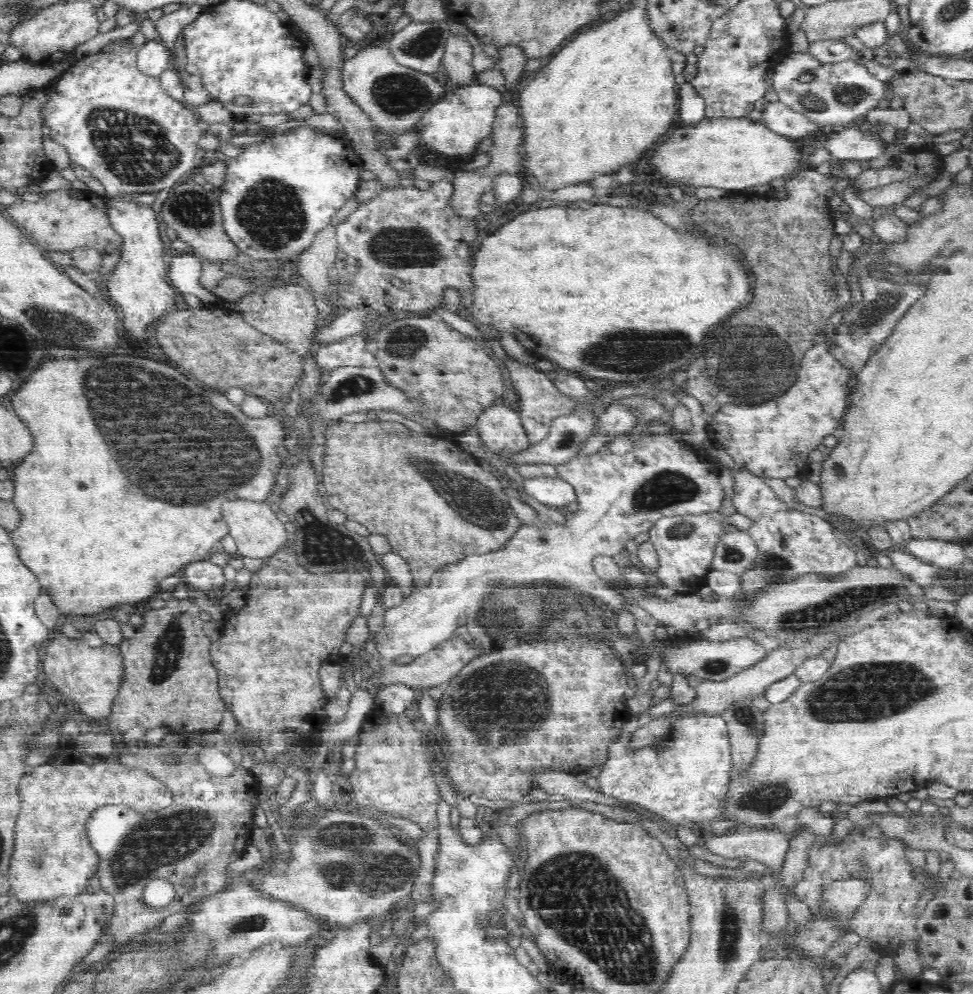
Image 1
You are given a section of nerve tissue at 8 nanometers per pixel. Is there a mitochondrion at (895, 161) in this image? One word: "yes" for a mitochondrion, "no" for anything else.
no

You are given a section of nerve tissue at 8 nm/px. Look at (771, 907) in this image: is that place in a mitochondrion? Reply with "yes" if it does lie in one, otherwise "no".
no

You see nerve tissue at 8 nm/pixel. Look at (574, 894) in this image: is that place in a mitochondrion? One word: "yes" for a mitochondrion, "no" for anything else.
yes

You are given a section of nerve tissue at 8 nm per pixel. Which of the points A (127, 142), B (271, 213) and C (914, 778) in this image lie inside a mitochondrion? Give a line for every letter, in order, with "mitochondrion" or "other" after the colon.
A: mitochondrion
B: mitochondrion
C: other

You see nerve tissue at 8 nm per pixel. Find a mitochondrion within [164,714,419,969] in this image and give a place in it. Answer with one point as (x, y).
(347, 856)

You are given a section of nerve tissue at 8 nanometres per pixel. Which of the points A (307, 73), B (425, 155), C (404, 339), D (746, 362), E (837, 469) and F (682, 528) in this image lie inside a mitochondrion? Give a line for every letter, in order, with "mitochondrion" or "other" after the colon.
A: other
B: other
C: mitochondrion
D: mitochondrion
E: mitochondrion
F: mitochondrion

